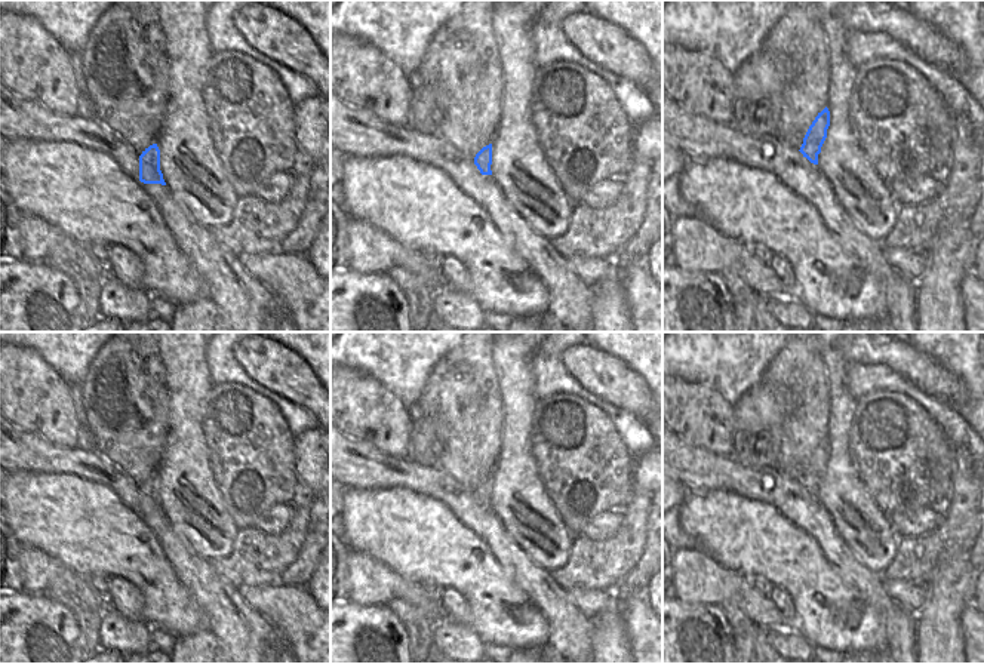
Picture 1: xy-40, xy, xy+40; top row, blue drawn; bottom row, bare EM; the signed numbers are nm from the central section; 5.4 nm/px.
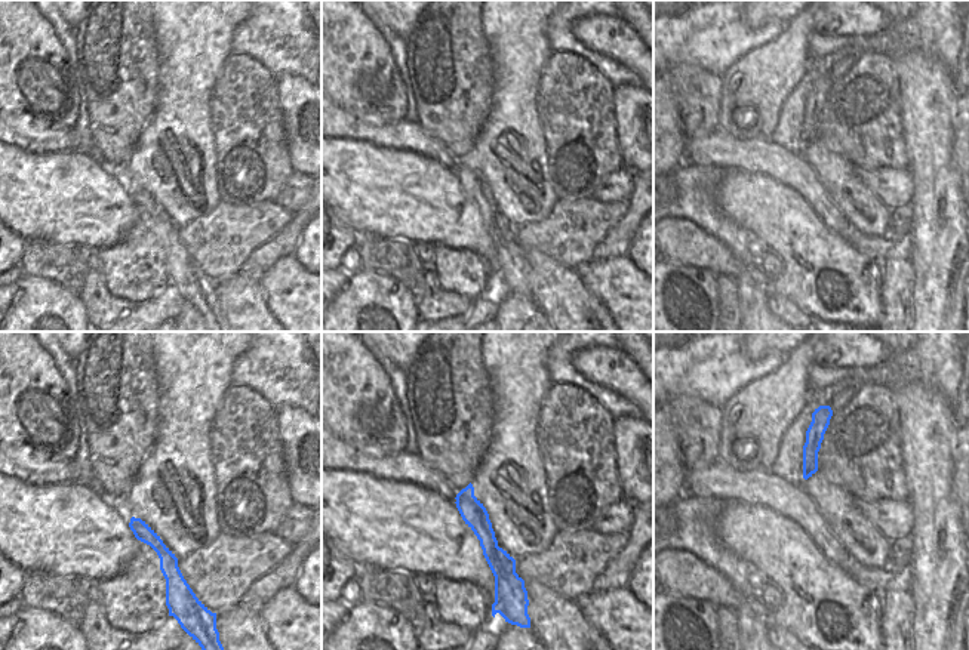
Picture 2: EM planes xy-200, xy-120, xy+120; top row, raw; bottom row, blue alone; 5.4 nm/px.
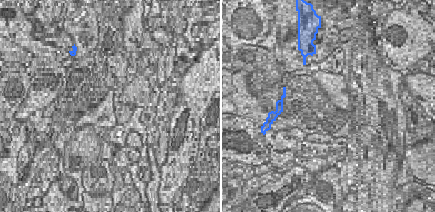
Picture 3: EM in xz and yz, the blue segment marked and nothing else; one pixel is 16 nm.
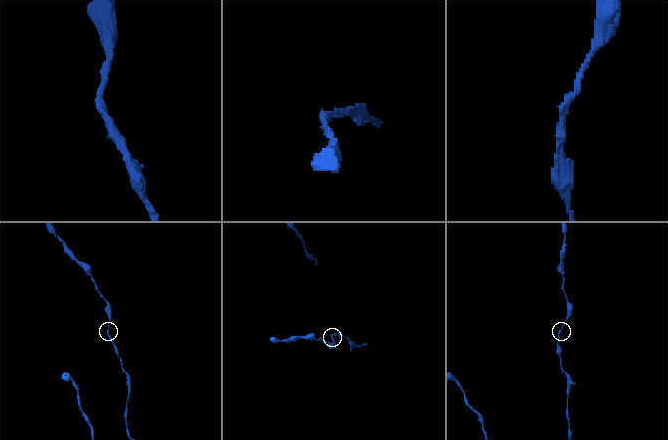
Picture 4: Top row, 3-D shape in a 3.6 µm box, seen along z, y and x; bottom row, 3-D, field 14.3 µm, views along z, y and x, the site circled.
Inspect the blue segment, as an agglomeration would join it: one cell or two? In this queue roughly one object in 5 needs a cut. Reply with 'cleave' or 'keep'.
keep

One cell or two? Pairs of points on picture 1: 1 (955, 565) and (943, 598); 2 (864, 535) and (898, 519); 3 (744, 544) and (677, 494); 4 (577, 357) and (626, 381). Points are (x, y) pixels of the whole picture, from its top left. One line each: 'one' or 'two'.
1: one
2: two
3: two
4: one

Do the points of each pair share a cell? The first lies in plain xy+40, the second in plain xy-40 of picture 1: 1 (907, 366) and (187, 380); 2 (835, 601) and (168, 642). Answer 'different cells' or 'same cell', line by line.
1: different cells
2: different cells

